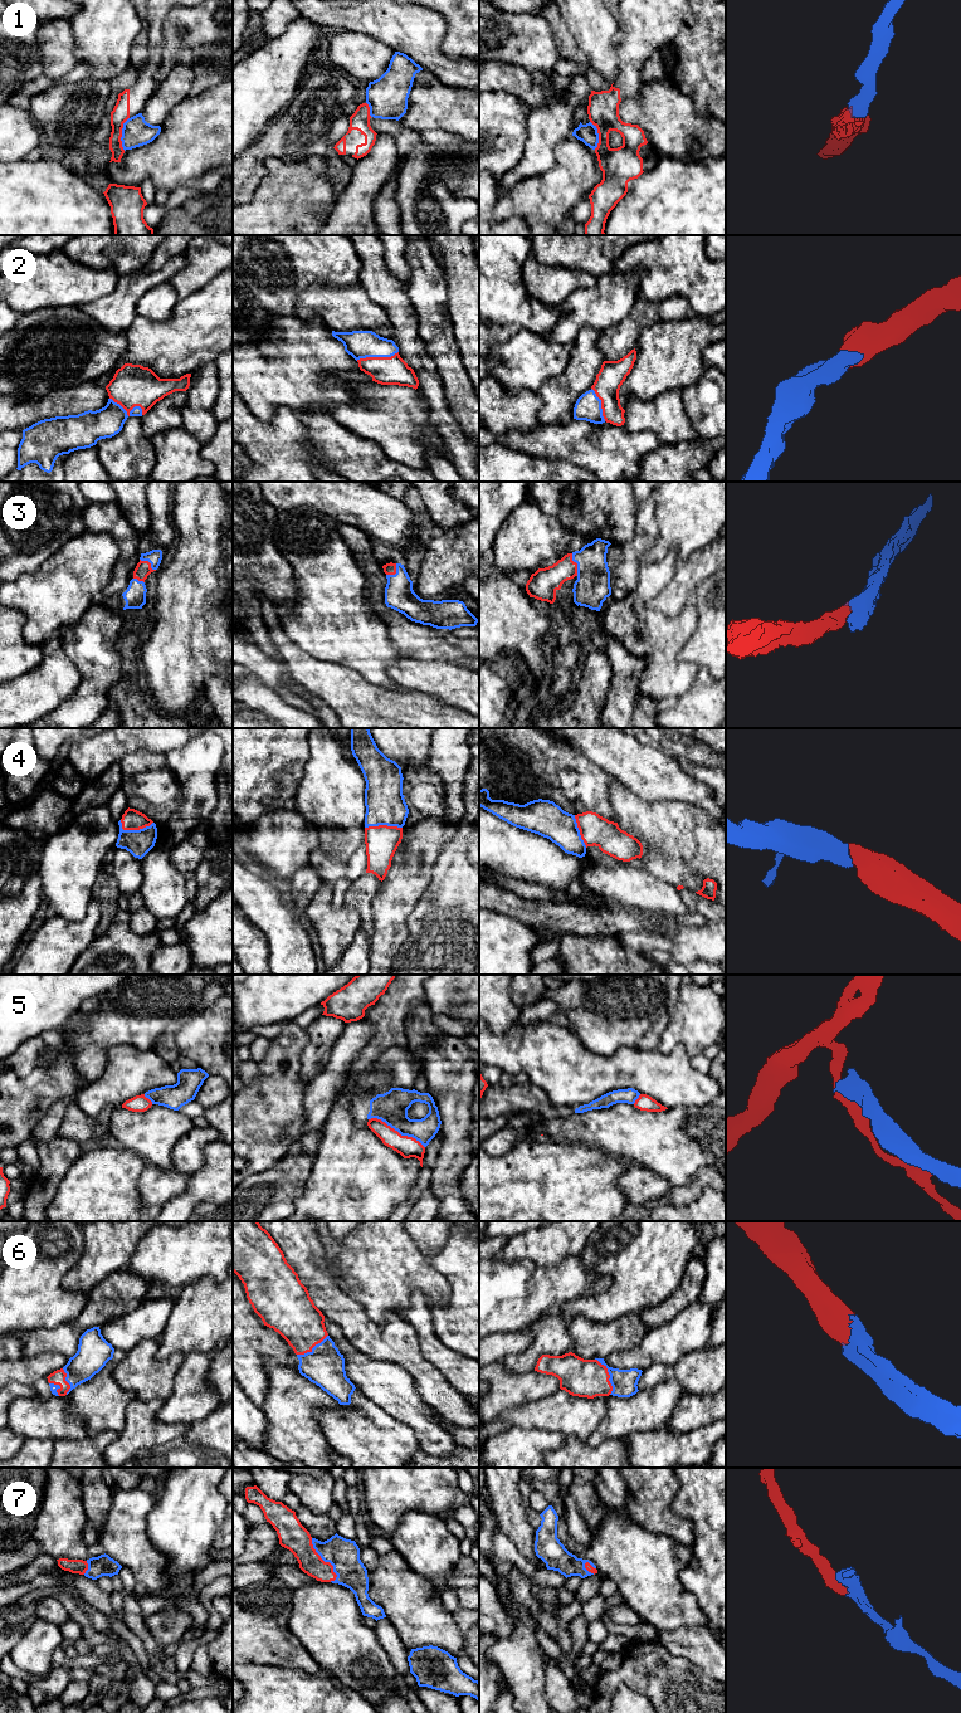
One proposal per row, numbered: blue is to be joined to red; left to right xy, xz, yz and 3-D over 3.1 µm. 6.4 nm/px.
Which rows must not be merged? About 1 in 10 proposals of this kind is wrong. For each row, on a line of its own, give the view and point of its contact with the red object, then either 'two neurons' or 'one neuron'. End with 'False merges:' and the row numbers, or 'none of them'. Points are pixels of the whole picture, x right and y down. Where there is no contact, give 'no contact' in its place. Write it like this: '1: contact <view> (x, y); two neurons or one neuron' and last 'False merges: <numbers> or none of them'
1: contact xy (121, 133); two neurons
2: contact xy (128, 411); one neuron
3: contact yz (576, 565); one neuron
4: contact xy (133, 829); one neuron
5: contact xz (396, 1131); two neurons
6: contact yz (609, 1376); one neuron
7: contact xz (323, 1561); one neuron
False merges: 1, 5

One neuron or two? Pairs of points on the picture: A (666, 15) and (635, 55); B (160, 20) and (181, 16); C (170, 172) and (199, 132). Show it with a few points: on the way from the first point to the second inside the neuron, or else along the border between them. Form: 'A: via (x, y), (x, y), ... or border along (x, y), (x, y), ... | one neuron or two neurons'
A: via (655, 25), (638, 45) | one neuron
B: border along (169, 13), (165, 20), (166, 49) | two neurons
C: via (170, 162), (190, 142) | one neuron

